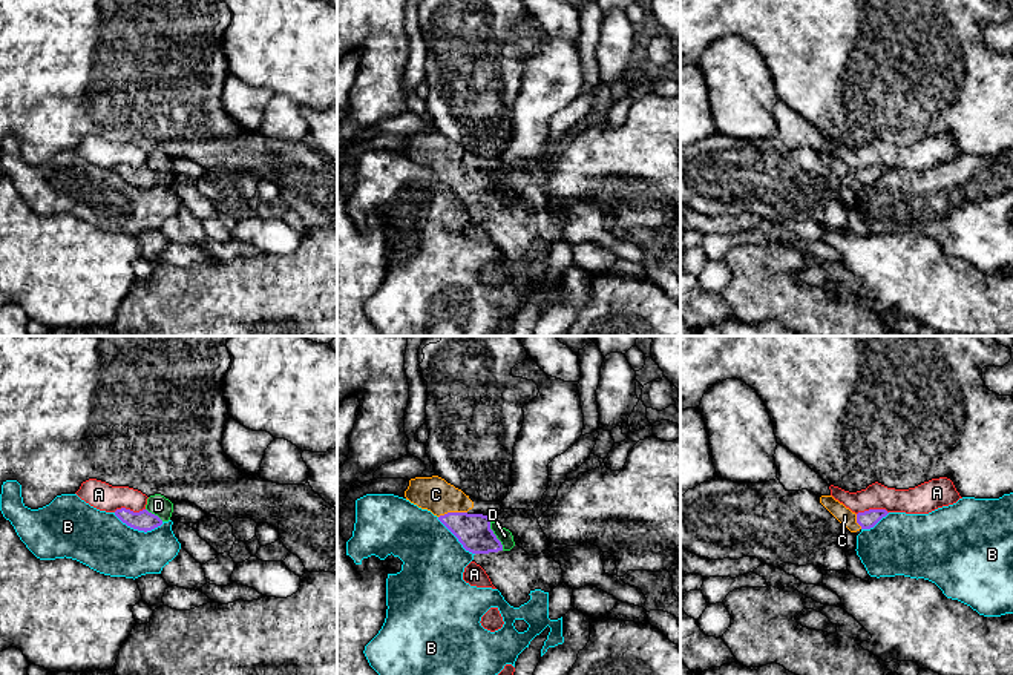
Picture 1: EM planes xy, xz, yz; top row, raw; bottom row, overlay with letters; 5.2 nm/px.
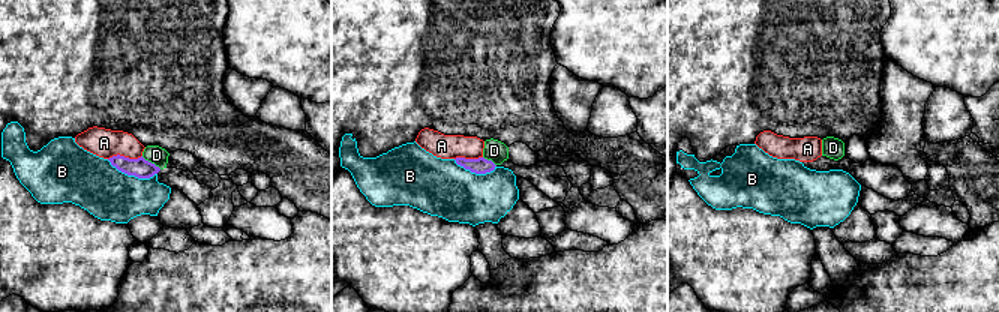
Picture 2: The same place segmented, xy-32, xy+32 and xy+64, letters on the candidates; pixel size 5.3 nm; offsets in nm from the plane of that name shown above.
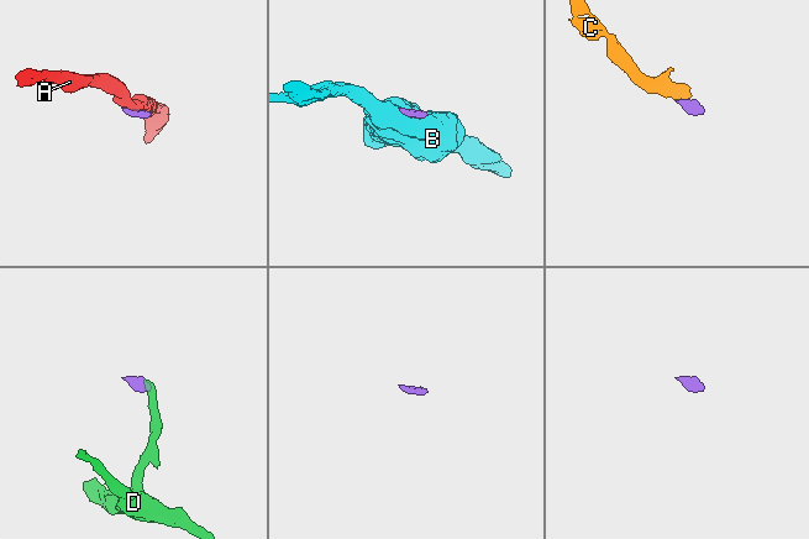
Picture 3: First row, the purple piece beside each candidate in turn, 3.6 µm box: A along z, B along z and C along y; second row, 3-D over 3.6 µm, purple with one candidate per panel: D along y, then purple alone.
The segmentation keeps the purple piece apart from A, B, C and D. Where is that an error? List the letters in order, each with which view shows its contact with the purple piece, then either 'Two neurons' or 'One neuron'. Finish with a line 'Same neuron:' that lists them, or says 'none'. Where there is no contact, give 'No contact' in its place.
A: Touches purple in yz. Two neurons
B: Touches purple in xy. Two neurons
C: Touches purple in xz. One neuron
D: Touches purple in xz. Two neurons
Same neuron: C

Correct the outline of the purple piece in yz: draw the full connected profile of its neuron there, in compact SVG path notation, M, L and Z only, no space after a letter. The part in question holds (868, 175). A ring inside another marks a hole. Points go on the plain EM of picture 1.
M821 152L820 160L851 189L870 186L889 170L886 166L869 166L855 170L832 152Z

